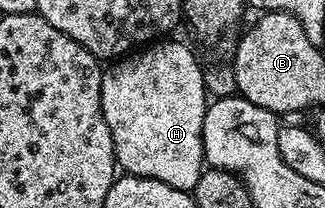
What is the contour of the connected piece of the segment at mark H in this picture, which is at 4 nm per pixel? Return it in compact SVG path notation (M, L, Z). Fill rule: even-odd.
M173 38L154 41L104 68L101 76L101 112L107 121L107 129L111 129L118 168L124 174L163 181L180 191L192 192L206 166L203 149L206 72L201 71L196 53L187 44Z

